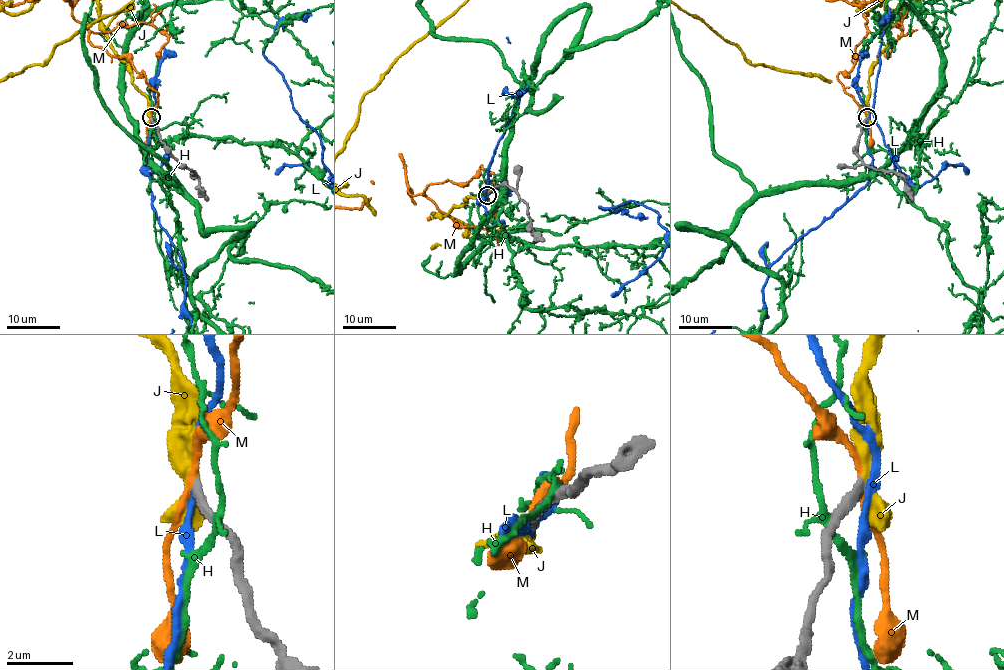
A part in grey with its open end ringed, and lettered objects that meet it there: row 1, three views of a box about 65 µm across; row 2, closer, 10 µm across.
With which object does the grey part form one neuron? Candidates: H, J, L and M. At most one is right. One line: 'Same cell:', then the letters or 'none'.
Same cell: J

